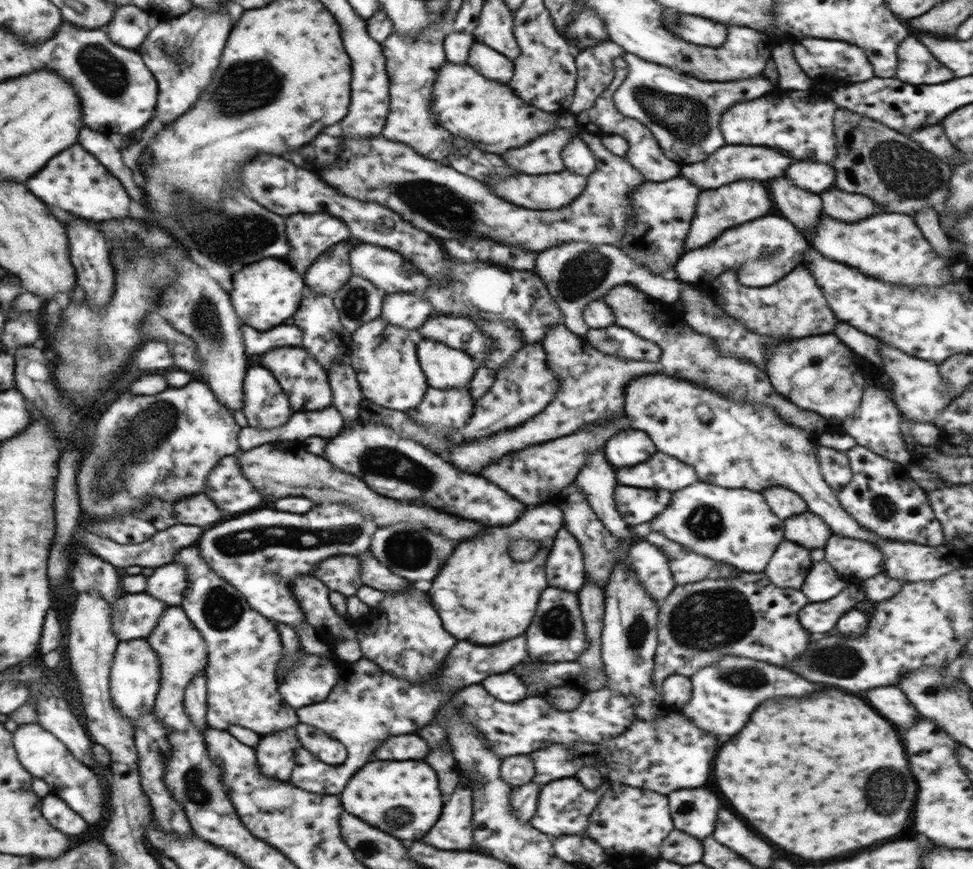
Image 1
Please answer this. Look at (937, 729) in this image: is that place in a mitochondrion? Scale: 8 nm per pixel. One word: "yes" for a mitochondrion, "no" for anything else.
no

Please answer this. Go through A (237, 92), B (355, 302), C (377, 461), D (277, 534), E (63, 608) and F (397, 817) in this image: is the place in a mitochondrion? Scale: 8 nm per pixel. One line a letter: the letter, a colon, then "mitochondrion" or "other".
A: mitochondrion
B: mitochondrion
C: mitochondrion
D: mitochondrion
E: other
F: mitochondrion

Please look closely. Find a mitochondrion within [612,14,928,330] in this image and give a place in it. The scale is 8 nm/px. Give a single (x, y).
(687, 117)

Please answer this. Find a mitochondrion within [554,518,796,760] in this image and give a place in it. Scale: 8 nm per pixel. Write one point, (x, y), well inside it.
(709, 619)

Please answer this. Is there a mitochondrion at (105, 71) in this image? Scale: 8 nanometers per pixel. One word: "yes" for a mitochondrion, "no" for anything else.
yes

